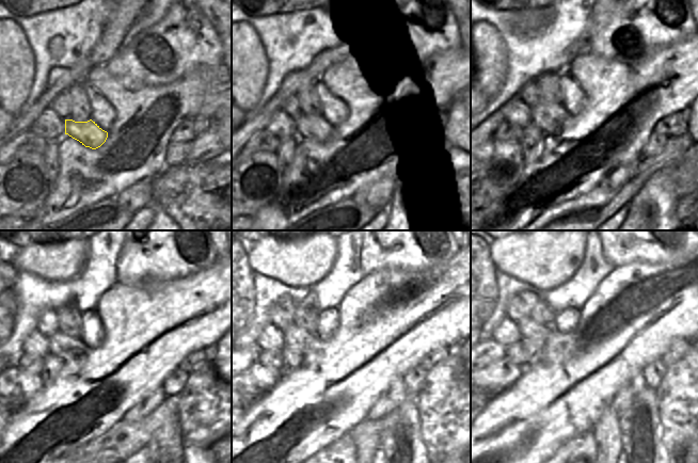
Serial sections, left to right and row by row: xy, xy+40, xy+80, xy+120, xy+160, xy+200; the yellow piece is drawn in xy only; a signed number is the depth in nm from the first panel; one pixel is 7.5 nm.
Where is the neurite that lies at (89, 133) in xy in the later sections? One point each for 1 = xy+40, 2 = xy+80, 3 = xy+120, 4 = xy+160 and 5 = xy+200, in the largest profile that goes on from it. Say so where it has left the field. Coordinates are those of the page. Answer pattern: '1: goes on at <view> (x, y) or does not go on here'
1: goes on at xy+40 (316, 127)
2: goes on at xy+80 (548, 116)
3: goes on at xy+120 (63, 348)
4: goes on at xy+160 (297, 340)
5: goes on at xy+200 (534, 336)

